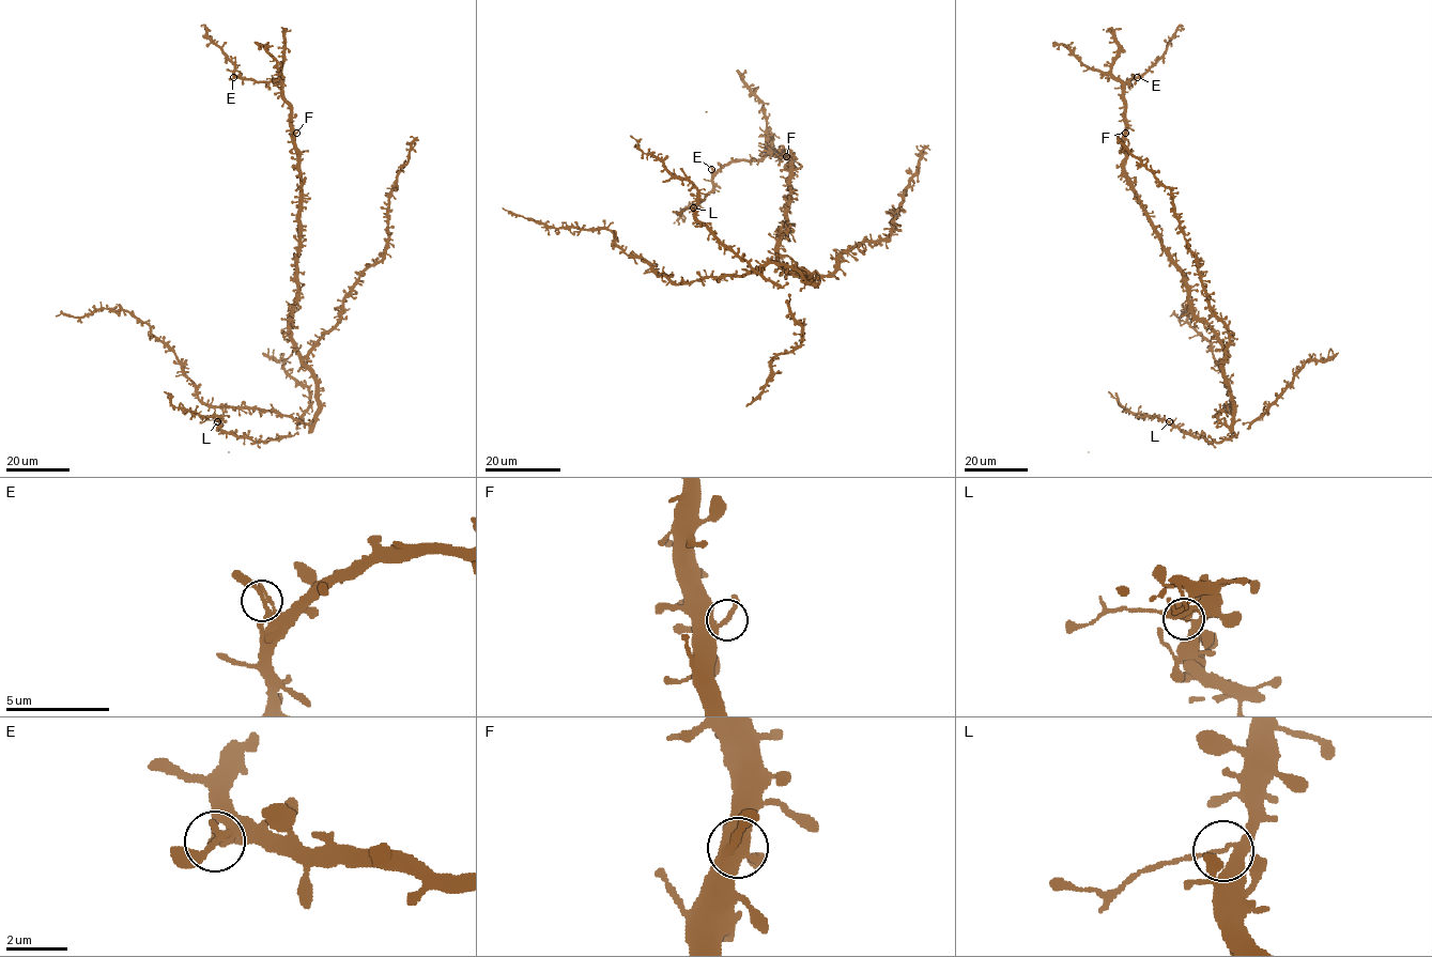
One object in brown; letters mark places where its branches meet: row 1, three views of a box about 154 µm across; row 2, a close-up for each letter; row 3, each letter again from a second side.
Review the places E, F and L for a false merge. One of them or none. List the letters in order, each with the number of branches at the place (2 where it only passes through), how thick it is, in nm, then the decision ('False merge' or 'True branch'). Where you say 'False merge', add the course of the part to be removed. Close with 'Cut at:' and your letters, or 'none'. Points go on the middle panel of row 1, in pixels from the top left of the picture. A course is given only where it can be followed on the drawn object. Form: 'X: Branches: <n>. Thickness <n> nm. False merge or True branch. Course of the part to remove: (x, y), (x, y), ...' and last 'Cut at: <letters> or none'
E: Branches: 3. Thickness 220 nm. True branch
F: Branches: 2. Thickness 220 nm. True branch
L: Branches: 3. Thickness 190 nm. False merge. Course of the part to remove: (693, 207), (672, 211)
Cut at: L

